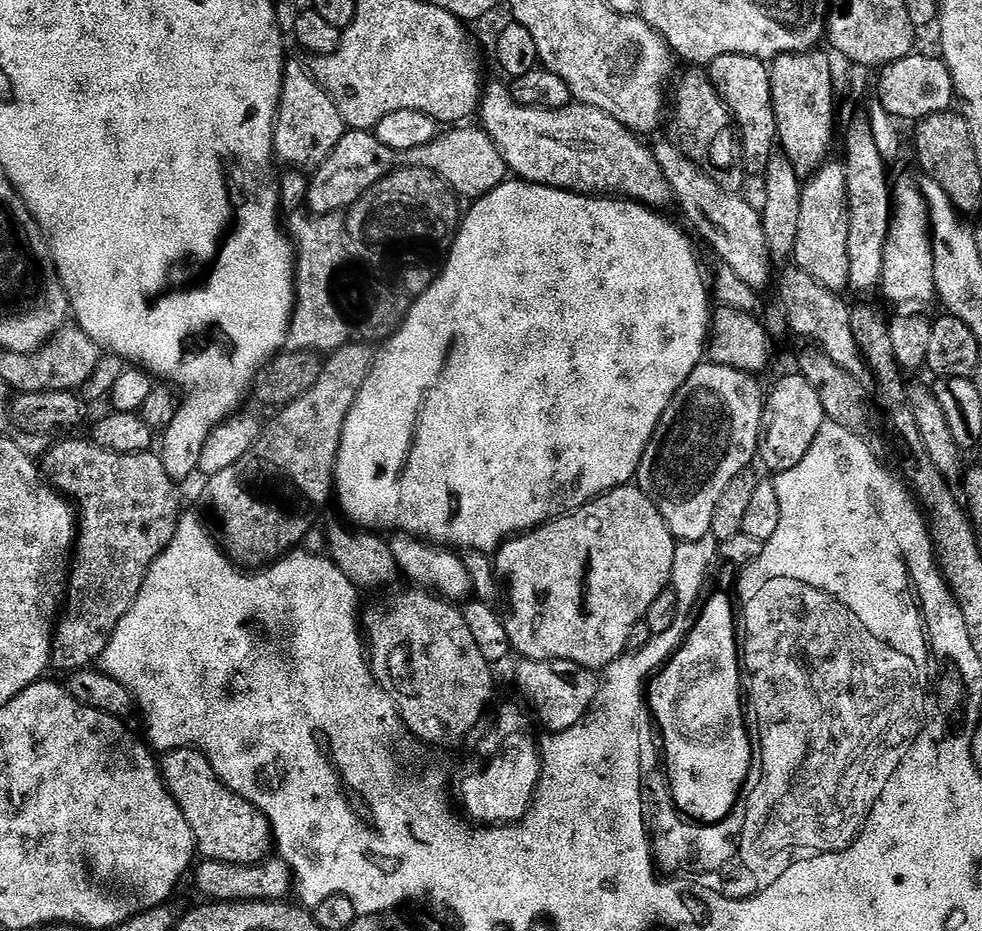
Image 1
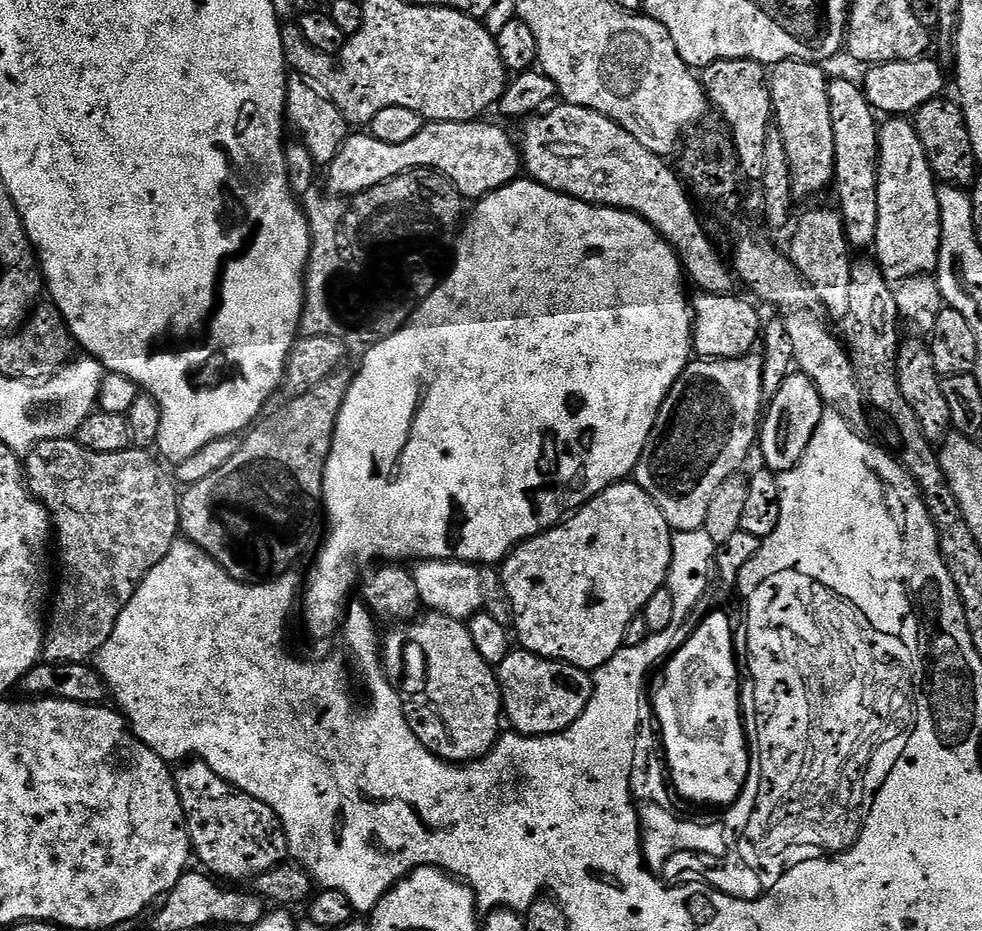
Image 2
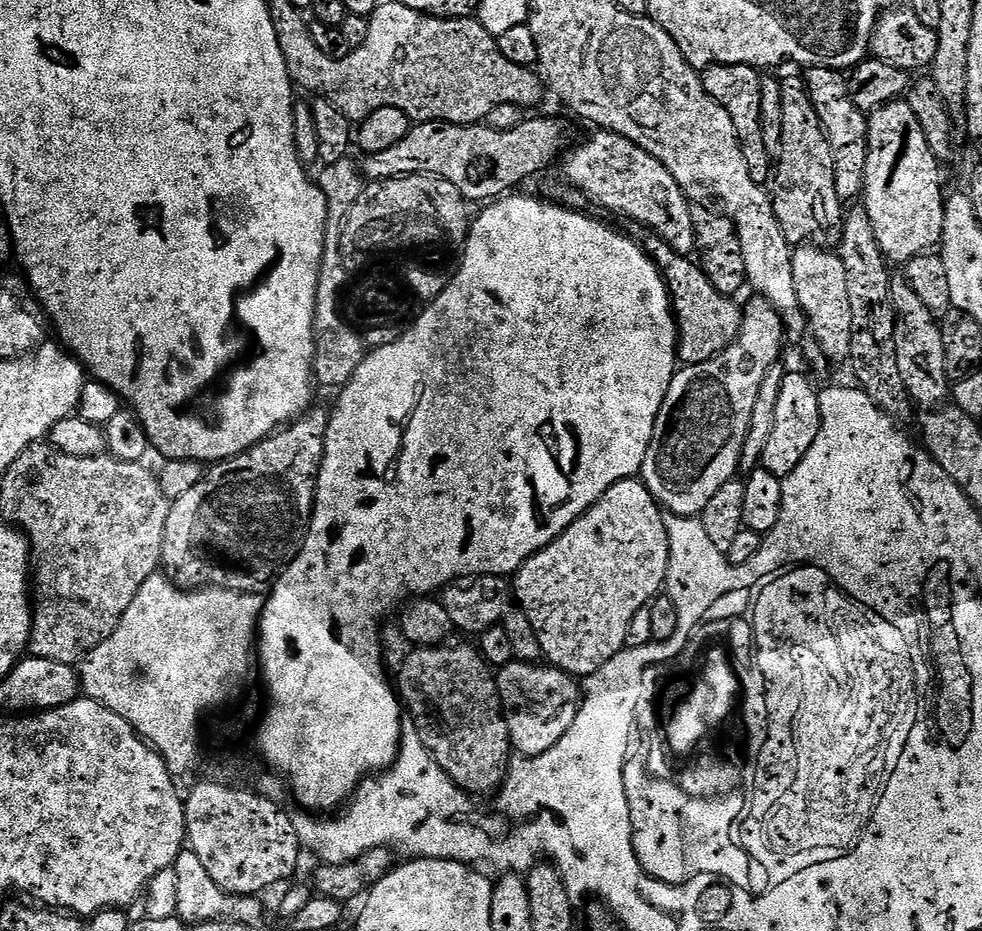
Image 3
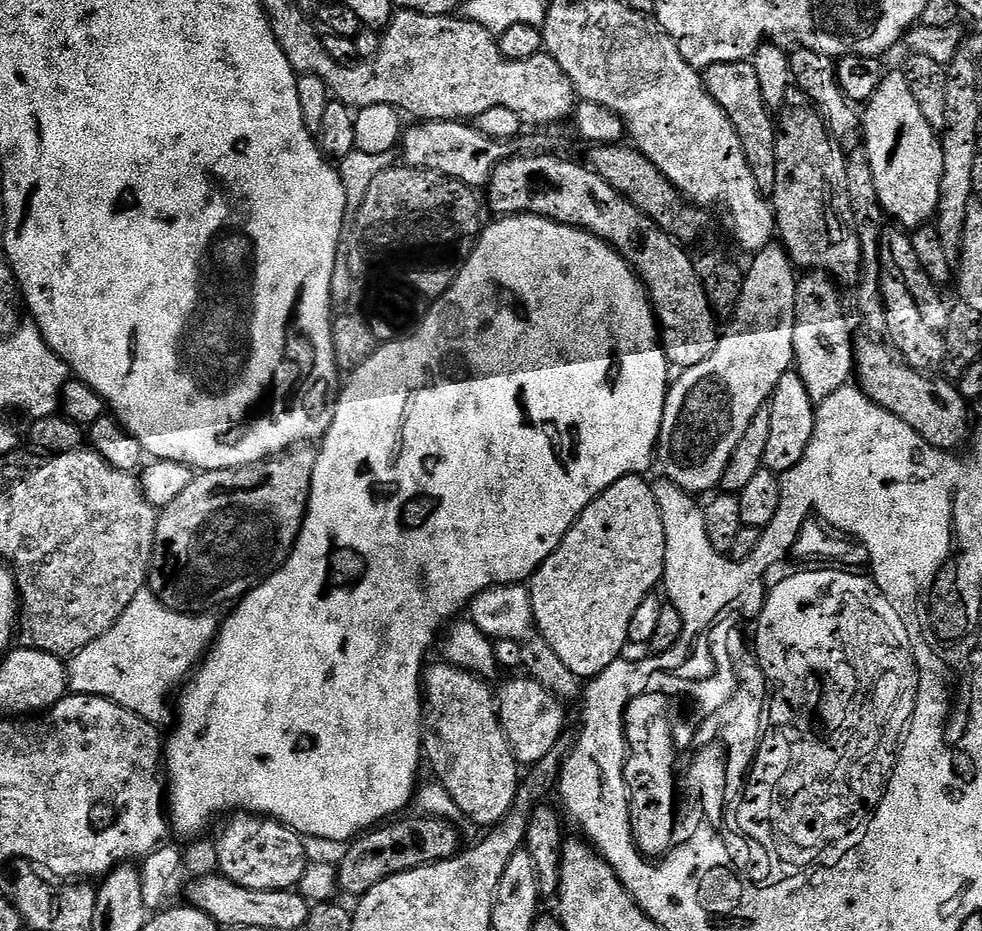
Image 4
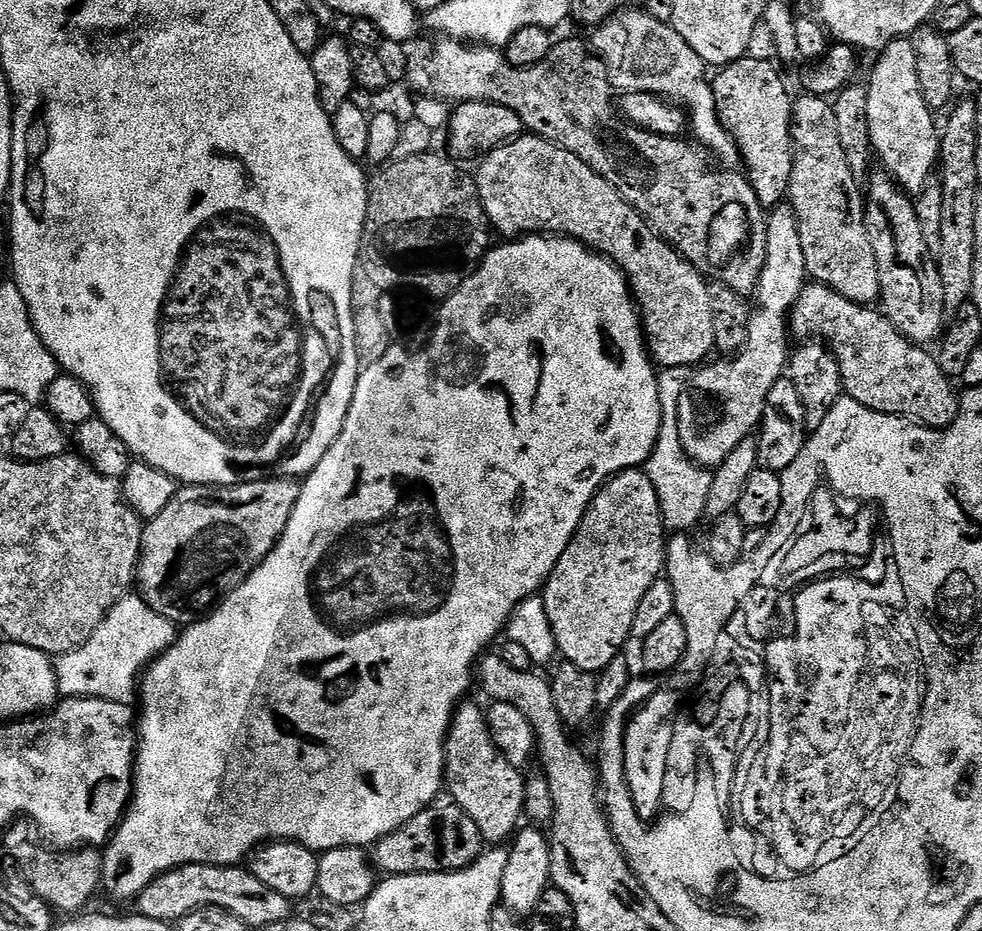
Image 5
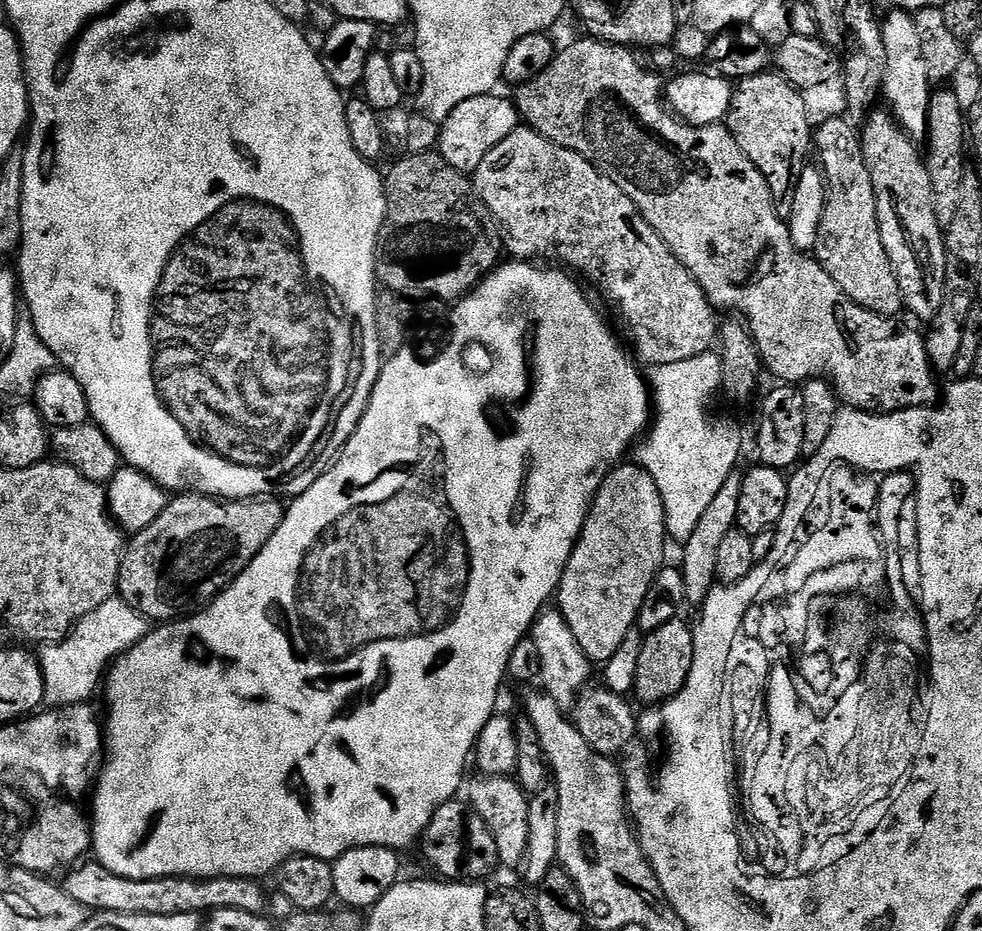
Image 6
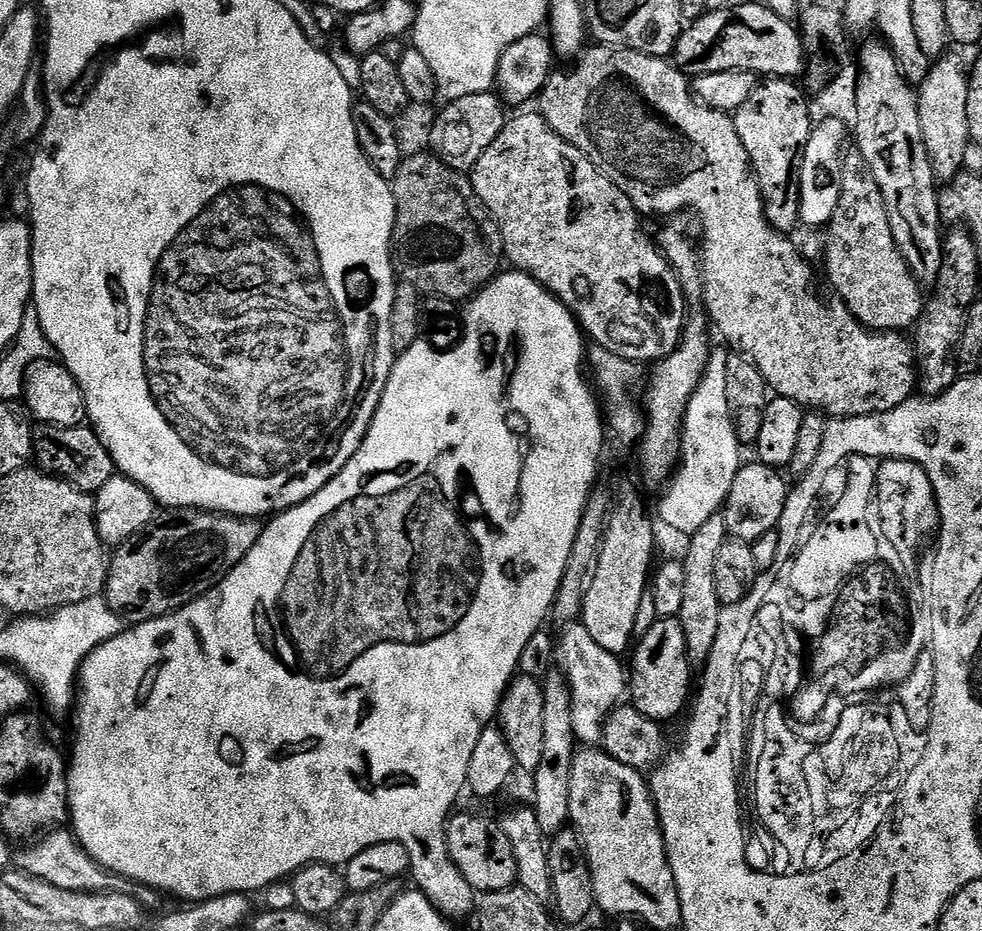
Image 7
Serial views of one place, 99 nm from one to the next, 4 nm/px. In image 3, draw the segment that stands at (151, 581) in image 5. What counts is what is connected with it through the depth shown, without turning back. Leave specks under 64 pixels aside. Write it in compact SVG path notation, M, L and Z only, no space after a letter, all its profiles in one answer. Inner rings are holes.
M319 406L309 408L303 416L273 432L266 439L259 440L248 451L237 456L232 456L228 460L213 463L205 471L202 482L198 482L198 486L194 486L194 490L189 490L188 493L182 494L182 498L171 501L168 517L166 518L164 541L162 542L162 568L168 579L177 588L195 590L211 585L213 588L225 588L226 590L234 590L235 592L264 594L269 591L270 586L275 584L278 577L288 569L290 562L294 562L294 558L304 544L308 527L312 525L312 512L316 508L316 479L320 476L320 467L324 461L324 447L326 446L326 438L328 437L329 415L330 412L327 407L325 409L319 408Z

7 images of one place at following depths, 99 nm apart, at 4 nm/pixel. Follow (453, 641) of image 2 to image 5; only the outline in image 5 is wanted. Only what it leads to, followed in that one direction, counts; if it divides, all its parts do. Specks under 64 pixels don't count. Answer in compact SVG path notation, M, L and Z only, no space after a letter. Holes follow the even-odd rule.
M461 703L452 721L452 730L448 733L448 743L444 745L446 792L452 795L453 802L464 811L461 813L478 826L482 839L489 845L500 846L515 837L525 819L524 786L526 776L521 769L510 766L510 762L506 762L504 755L498 750L498 746L490 734L485 709L483 707L480 709L476 704L468 703Z

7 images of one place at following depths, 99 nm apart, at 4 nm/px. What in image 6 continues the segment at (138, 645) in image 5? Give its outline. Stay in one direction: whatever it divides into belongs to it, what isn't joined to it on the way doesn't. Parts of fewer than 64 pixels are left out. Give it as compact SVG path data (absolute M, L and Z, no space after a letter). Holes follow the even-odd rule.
M113 598L102 602L98 610L90 610L90 614L83 616L63 640L39 649L38 659L44 675L44 704L48 708L65 708L91 701L110 665L129 652L149 631L149 621L125 600Z

